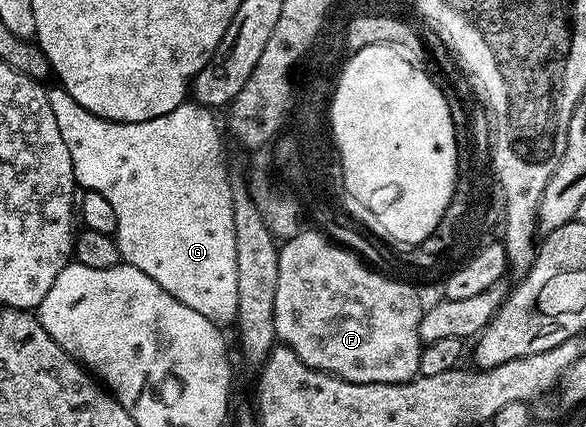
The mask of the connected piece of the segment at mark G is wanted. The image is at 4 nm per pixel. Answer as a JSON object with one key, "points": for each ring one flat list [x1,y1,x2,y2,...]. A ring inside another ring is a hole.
{"points":[[62,86,52,87,48,91,49,106,53,106,57,126,61,128,61,138,65,138,65,146,69,146,69,158,73,158,73,174,76,181,81,182,82,187,88,192,96,192,103,195,113,206,113,214,117,214,117,230,114,238,119,247,119,255,122,263,137,266,141,274,149,274,161,290,173,294,177,302,185,302,189,310,197,310,197,314,205,314,213,323,220,326,230,325,237,314,237,246,235,245,235,231,233,230,233,202,231,201,232,177,227,177,227,164,223,161,223,136,221,124,215,121,216,114,210,107,204,107,196,102,184,102,179,104,169,114,161,114,161,118,149,118,145,122,125,122,118,124,112,120,101,118,85,106,73,102,73,98]]}

